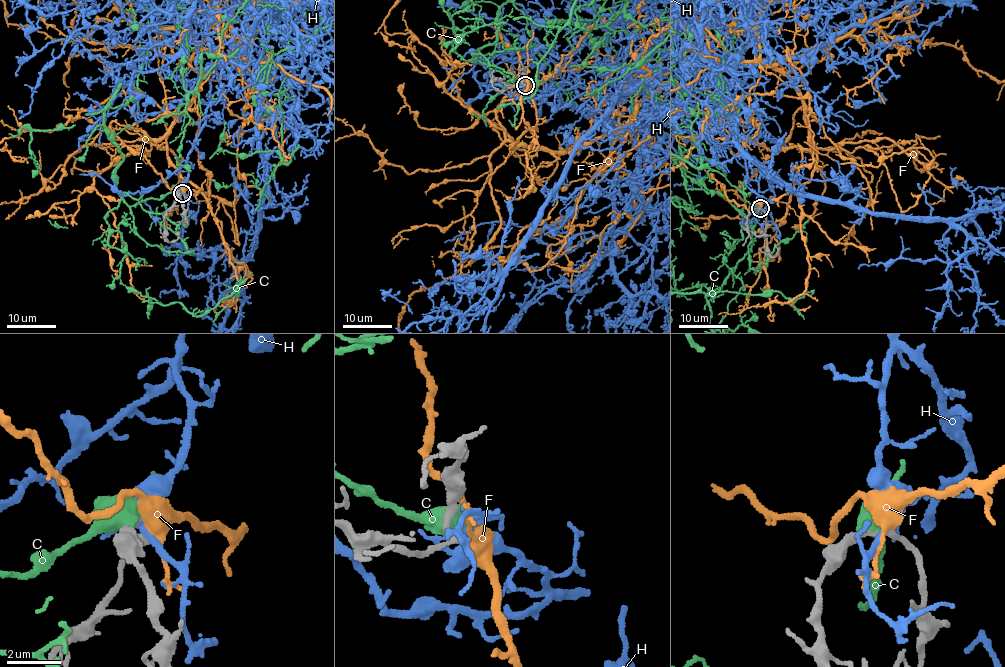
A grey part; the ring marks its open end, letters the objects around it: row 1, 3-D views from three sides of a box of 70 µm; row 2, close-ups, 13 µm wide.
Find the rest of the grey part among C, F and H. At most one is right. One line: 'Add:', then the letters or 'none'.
Add: none

